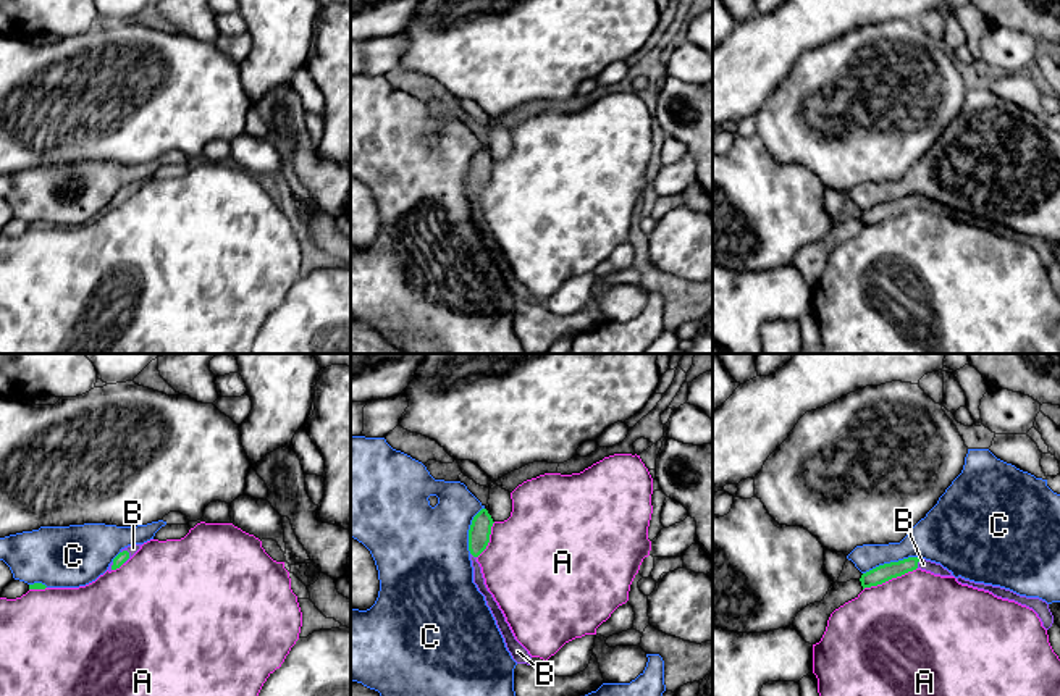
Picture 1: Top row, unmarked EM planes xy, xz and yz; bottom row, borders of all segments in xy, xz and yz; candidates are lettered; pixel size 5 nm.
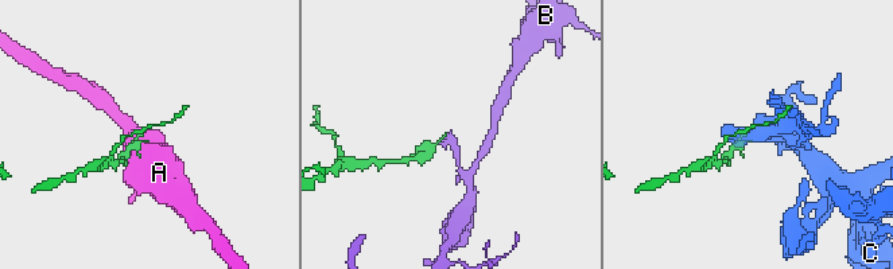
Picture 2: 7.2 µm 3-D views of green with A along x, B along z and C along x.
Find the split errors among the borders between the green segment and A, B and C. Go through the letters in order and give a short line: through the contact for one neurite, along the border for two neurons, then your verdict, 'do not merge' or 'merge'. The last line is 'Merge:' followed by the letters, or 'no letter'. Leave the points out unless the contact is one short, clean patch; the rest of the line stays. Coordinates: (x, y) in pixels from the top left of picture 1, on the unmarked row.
A: do not merge
B: yz (920, 197), (916, 205) | do not merge
C: do not merge
Merge: no letter

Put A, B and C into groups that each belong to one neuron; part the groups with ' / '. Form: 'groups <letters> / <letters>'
groups A / B / C

